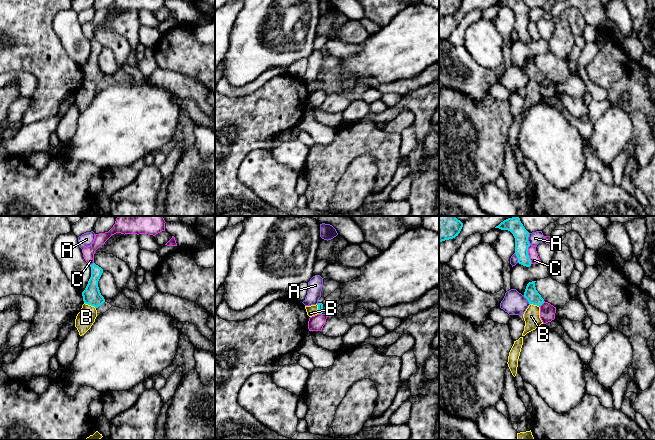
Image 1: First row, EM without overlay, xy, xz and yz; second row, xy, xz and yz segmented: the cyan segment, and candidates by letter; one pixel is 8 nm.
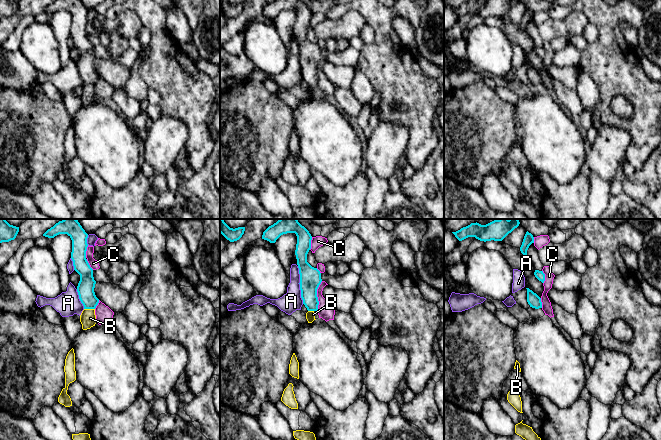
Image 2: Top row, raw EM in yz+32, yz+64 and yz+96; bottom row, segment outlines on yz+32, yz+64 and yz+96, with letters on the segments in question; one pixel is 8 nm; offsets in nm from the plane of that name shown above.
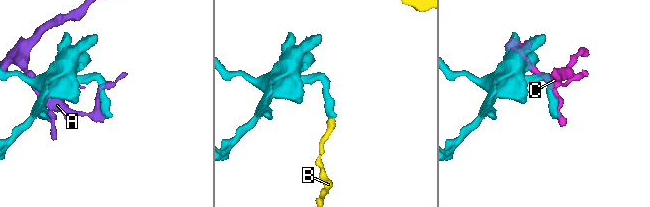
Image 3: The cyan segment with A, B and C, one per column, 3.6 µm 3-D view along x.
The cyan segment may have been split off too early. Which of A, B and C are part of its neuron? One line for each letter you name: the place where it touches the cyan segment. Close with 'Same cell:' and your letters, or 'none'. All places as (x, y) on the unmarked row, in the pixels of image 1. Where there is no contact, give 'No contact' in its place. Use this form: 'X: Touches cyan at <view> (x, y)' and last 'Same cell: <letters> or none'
Same cell: none

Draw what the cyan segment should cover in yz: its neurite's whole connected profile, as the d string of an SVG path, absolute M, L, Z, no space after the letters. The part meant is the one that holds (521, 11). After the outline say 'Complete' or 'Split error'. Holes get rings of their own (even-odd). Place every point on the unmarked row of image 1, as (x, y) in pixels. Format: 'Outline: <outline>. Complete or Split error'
Outline: M499 0L495 4L508 6L513 10L515 14L515 30L518 34L518 39L530 43L532 40L528 31L528 23L530 22L528 13L530 9L525 5L523 0Z. Complete

